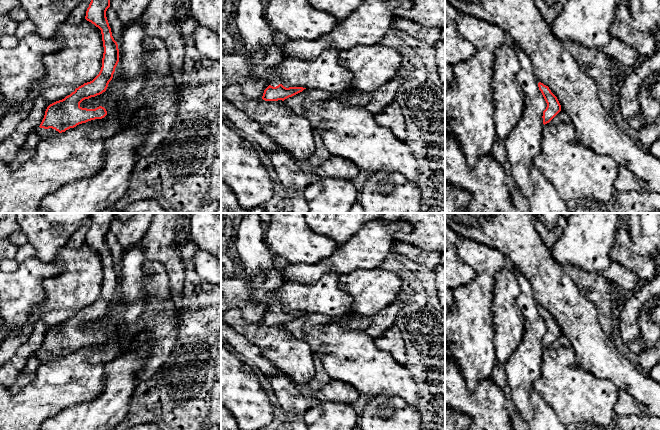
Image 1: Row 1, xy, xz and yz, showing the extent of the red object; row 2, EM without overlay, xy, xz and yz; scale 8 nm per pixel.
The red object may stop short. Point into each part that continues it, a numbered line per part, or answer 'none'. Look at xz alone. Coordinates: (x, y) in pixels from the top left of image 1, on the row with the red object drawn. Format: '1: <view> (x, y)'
1: xz (256, 34)

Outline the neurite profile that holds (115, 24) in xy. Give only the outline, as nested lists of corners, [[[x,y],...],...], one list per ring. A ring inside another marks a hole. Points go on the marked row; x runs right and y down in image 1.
[[[111,7],[107,9],[106,17],[107,17],[109,26],[111,28],[112,36],[114,40],[117,42],[117,44],[119,44],[124,25],[118,19],[117,14],[114,12],[114,10]]]

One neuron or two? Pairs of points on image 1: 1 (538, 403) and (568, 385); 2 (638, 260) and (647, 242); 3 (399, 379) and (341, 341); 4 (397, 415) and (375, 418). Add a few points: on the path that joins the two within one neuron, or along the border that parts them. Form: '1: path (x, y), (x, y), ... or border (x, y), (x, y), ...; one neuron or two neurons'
1: border (532, 387), (558, 418); two neurons
2: border (629, 234), (631, 247), (649, 258); two neurons
3: path (385, 376), (370, 370), (355, 355); one neuron
4: path (392, 416), (380, 418); one neuron

